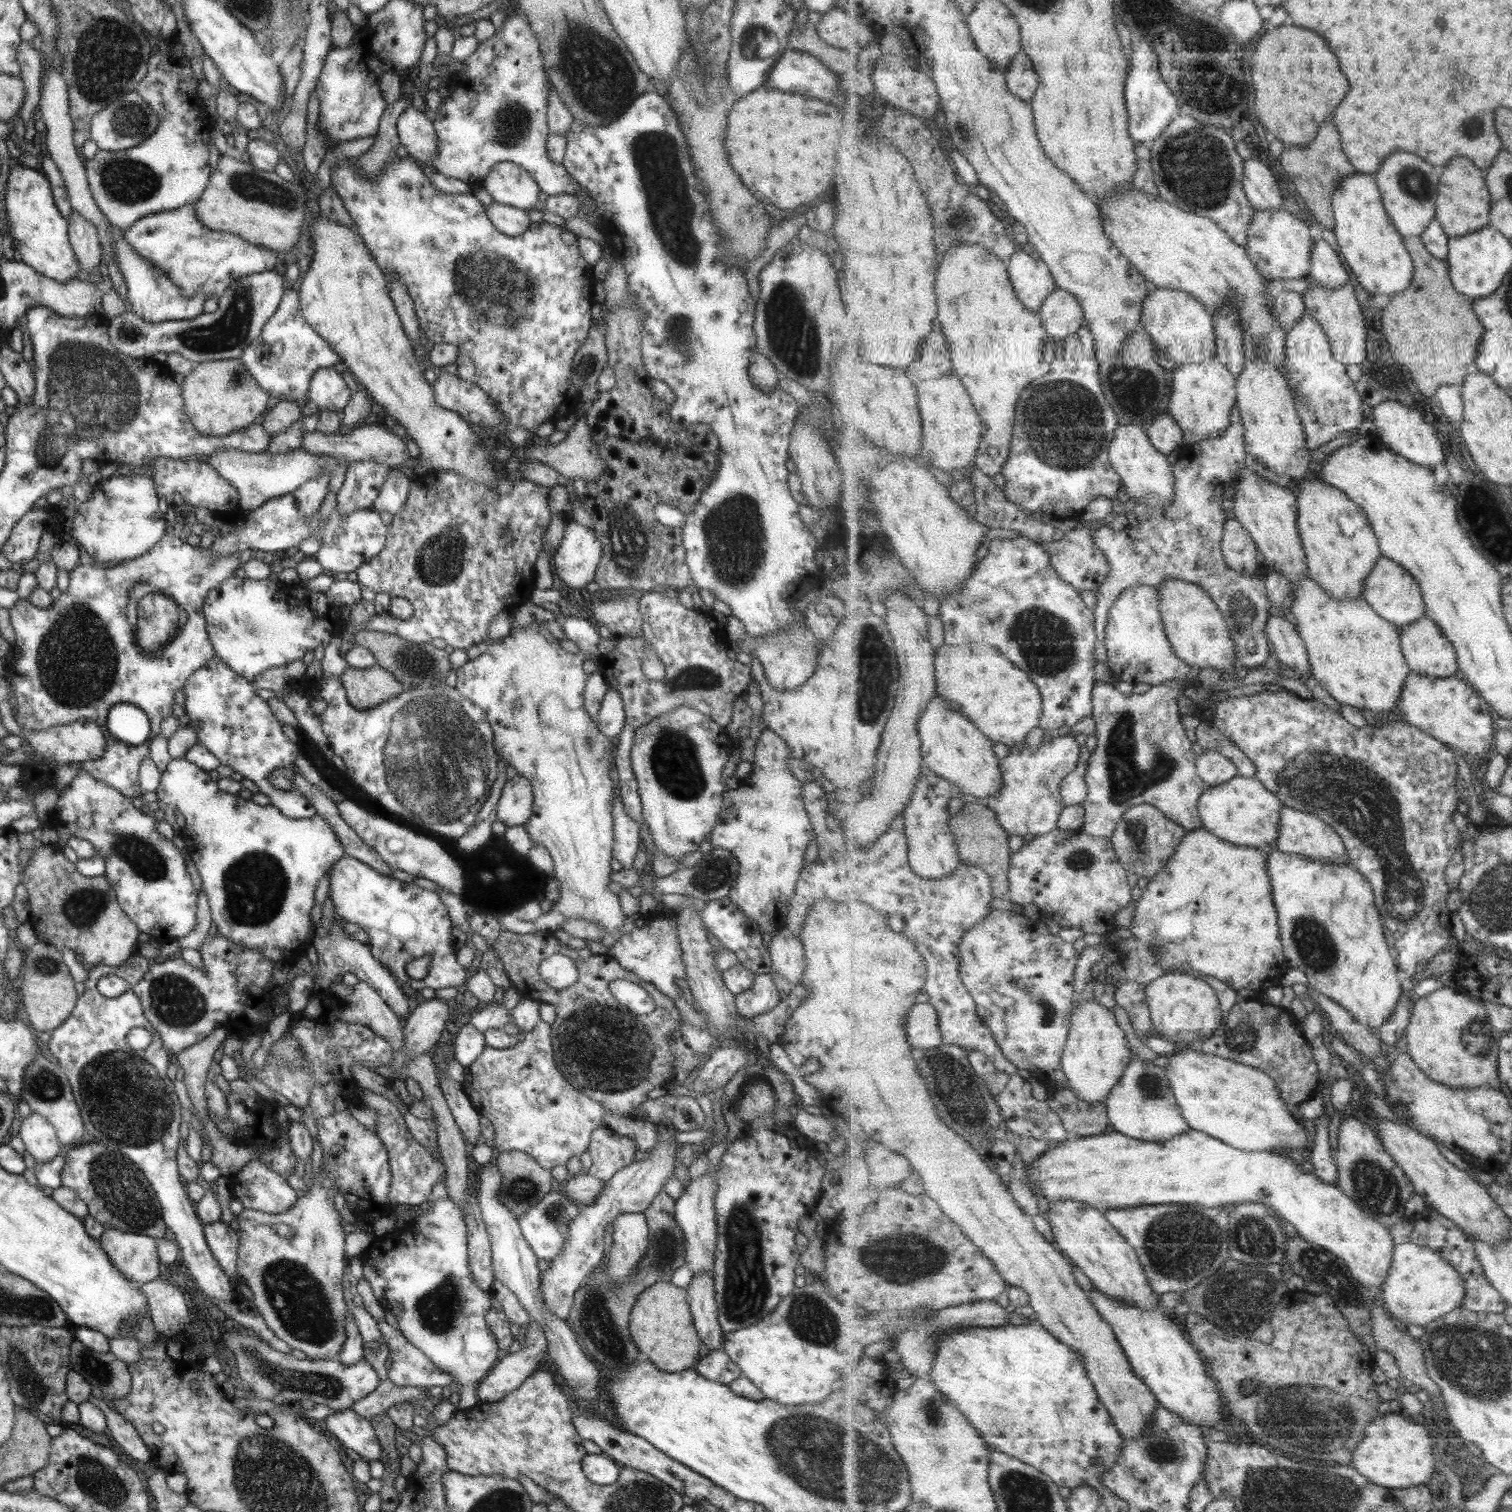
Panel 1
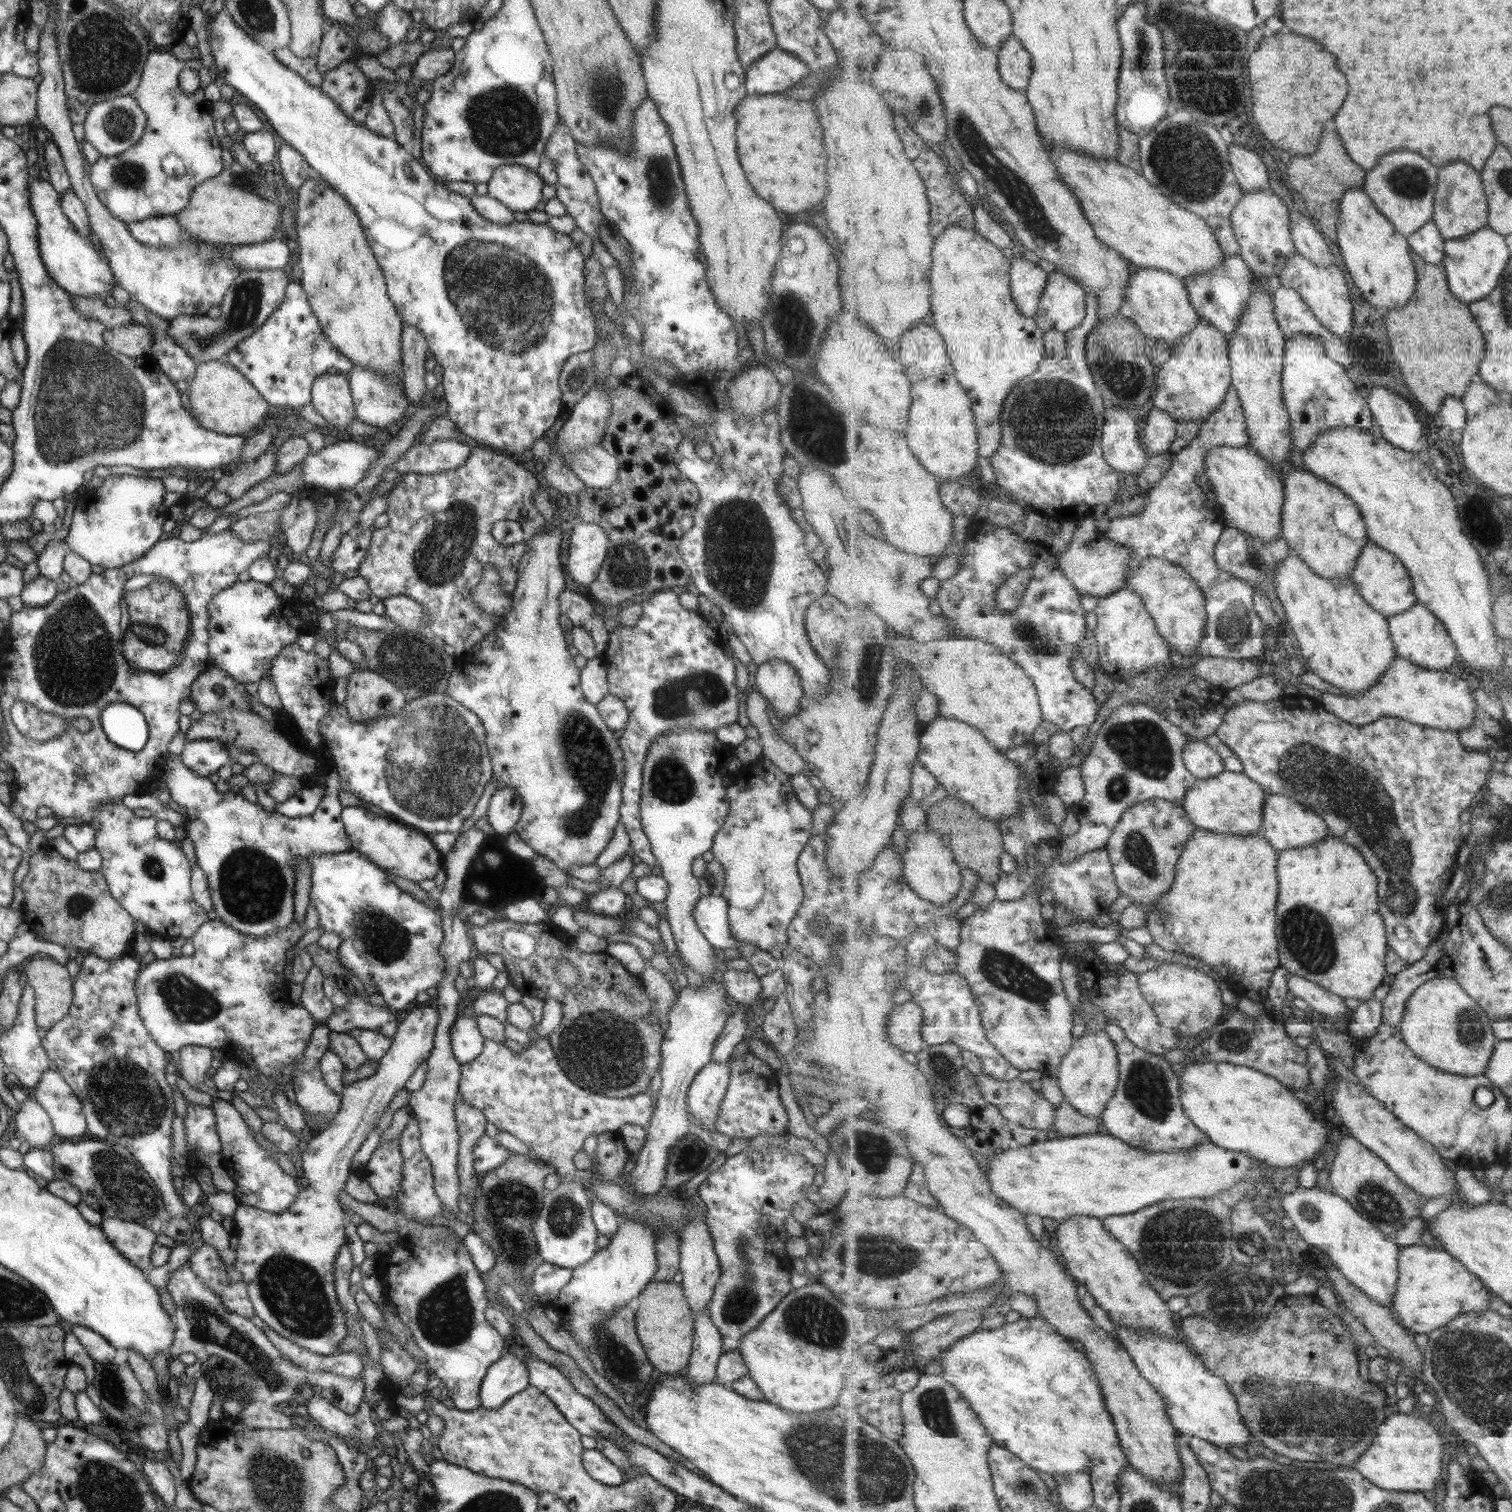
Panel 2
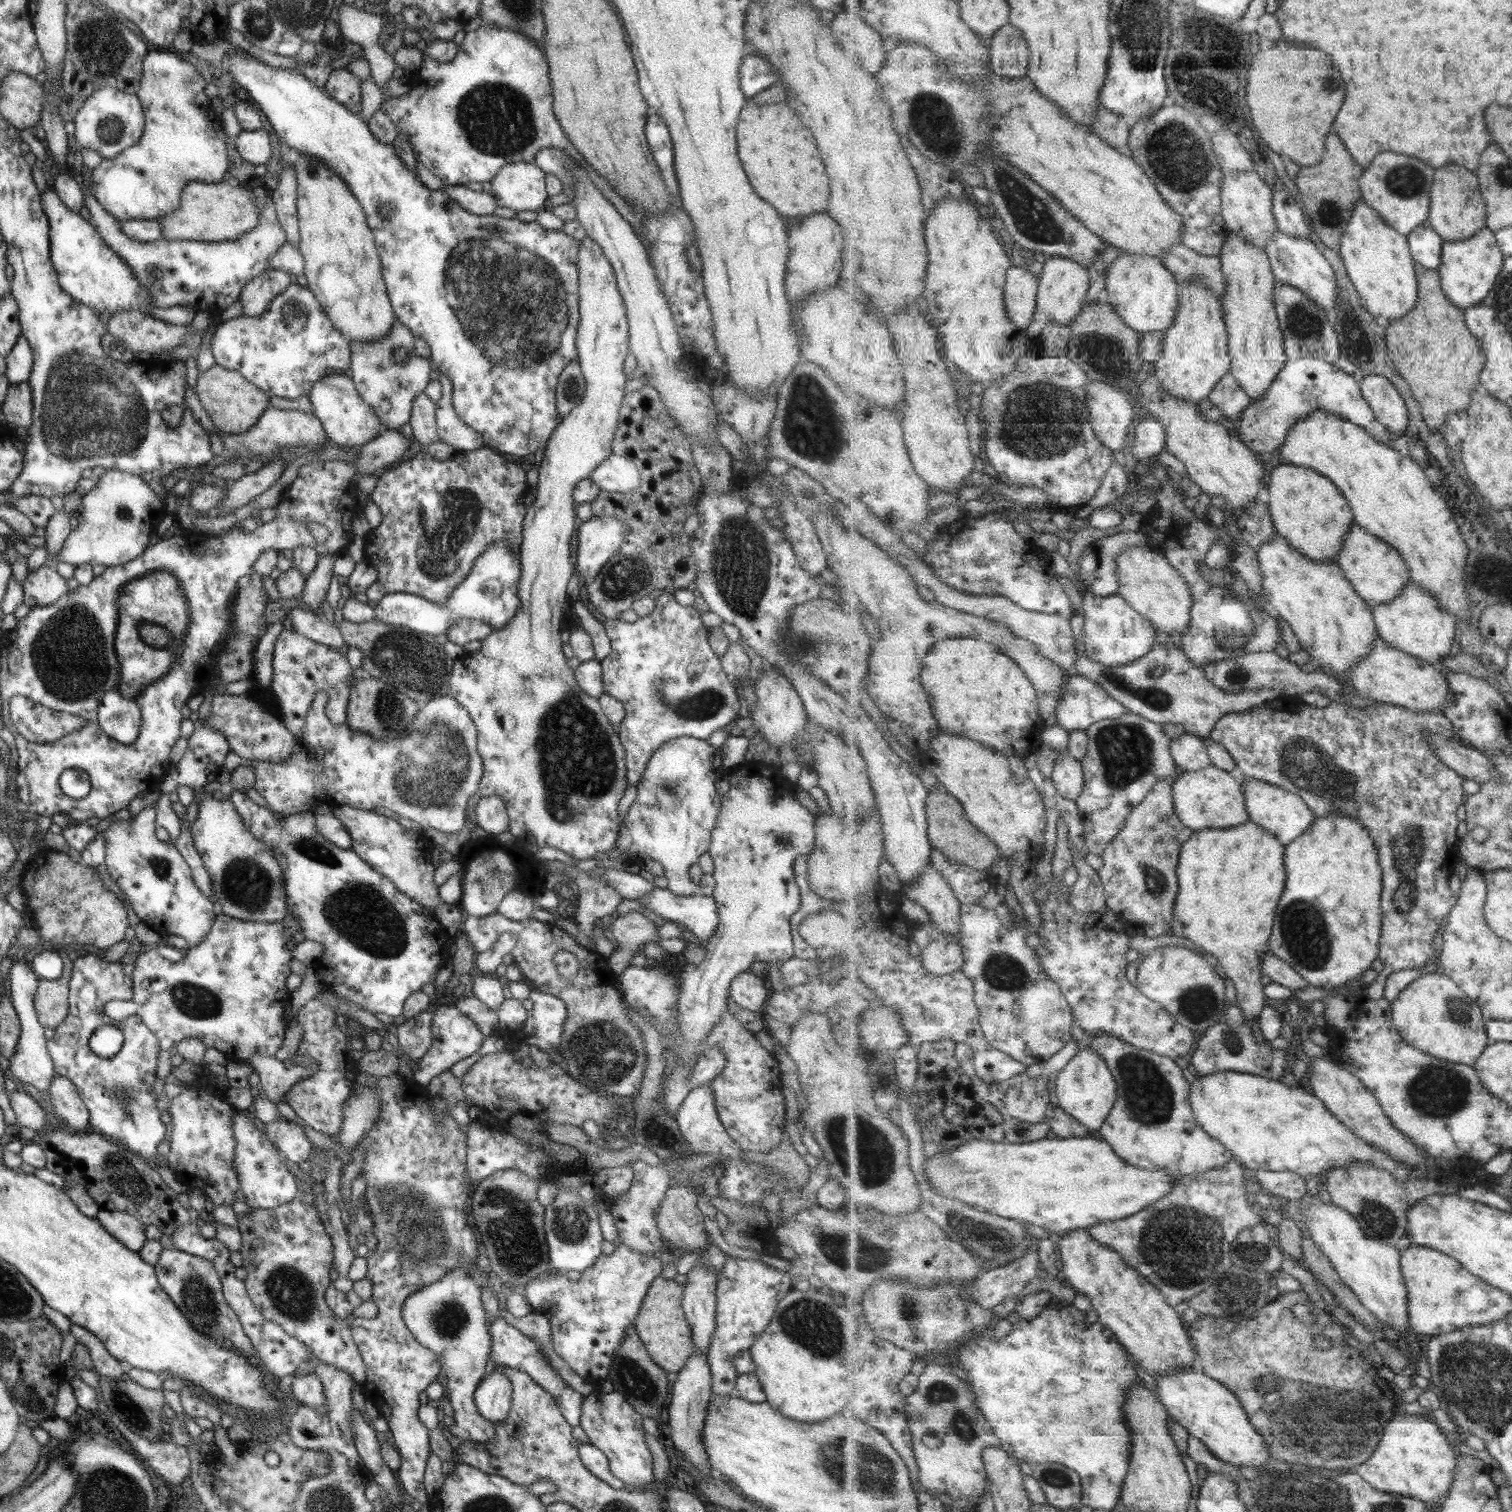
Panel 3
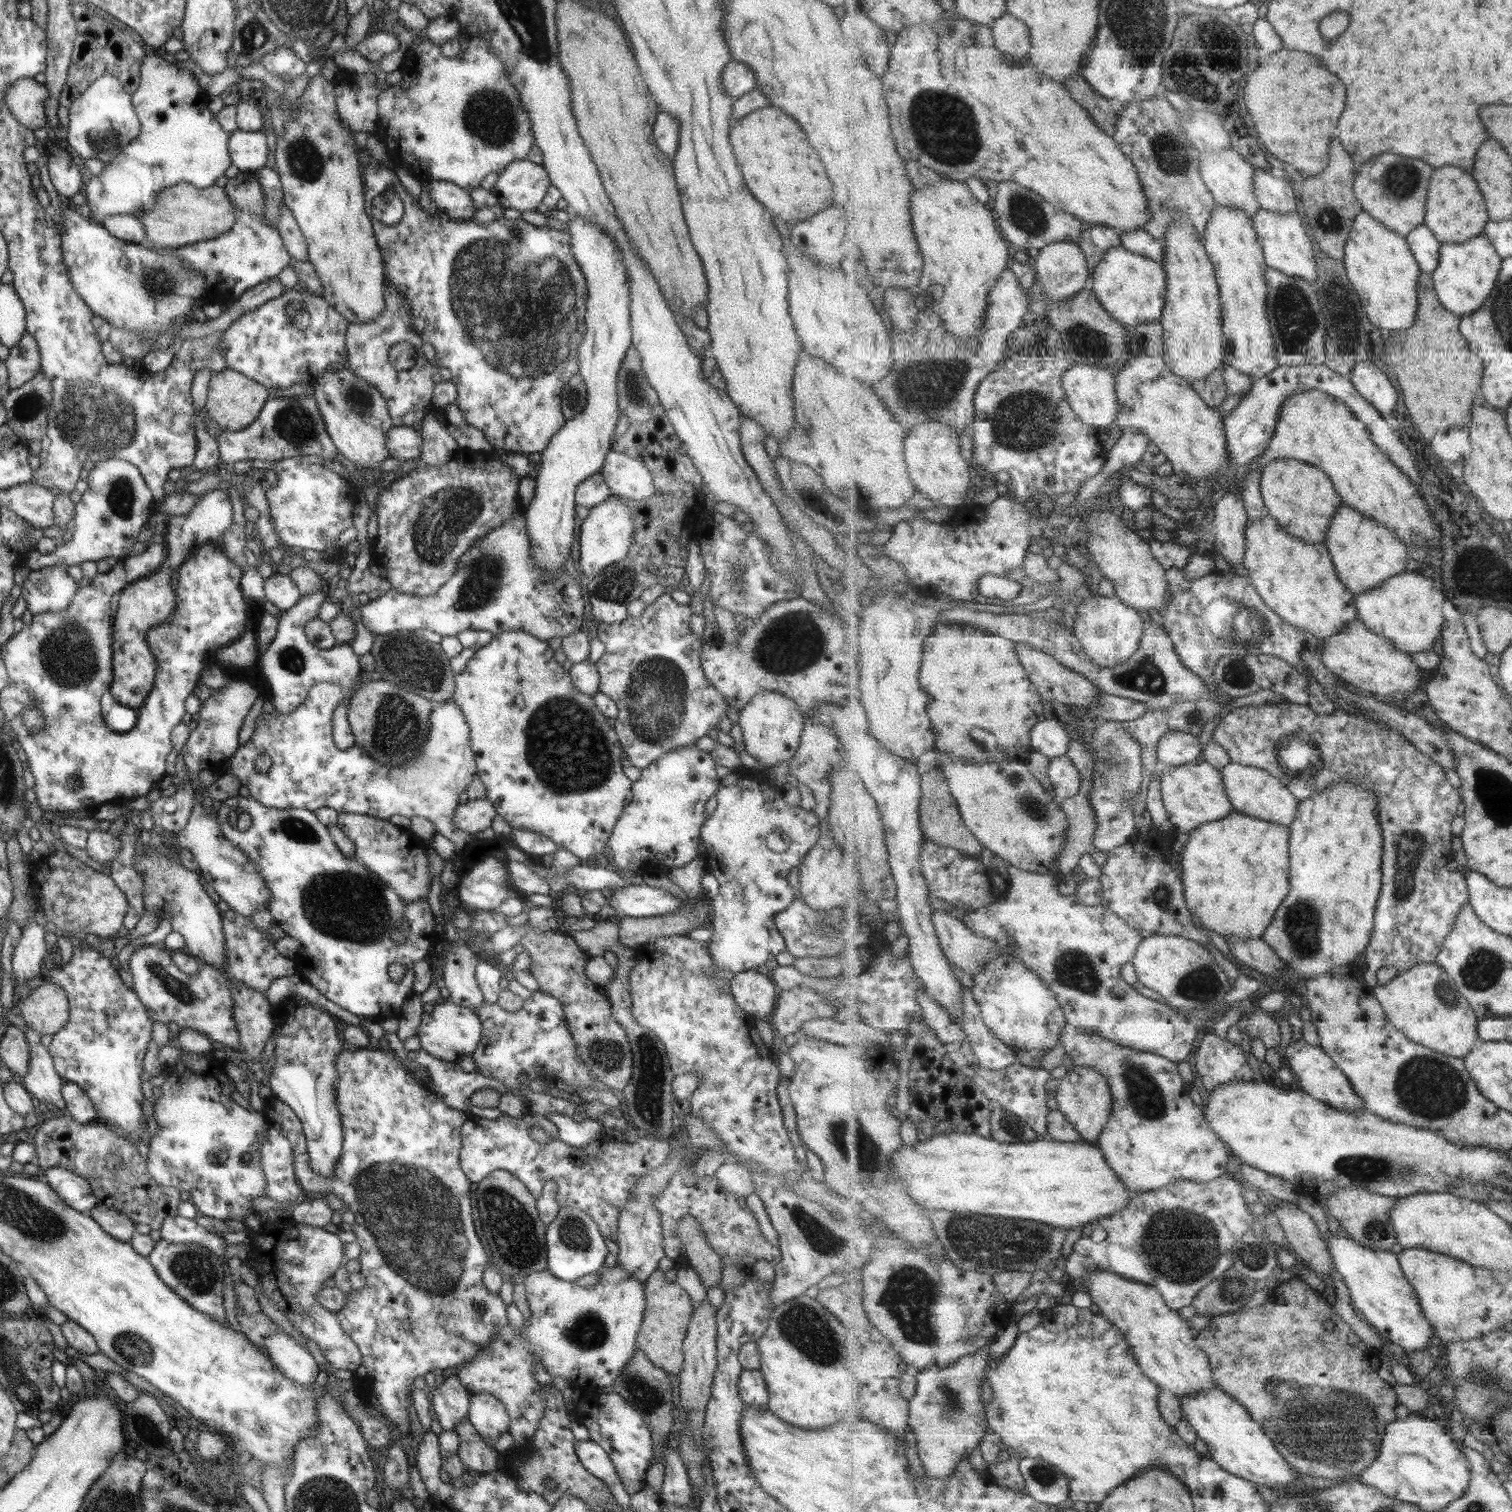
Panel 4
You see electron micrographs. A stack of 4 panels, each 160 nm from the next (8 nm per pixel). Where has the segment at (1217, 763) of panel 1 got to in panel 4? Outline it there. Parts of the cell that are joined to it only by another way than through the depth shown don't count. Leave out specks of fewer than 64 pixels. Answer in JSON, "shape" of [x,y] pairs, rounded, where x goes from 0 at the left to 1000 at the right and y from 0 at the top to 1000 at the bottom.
{"shape":[[[782,483],[771,484],[766,491],[766,501],[768,507],[782,506],[794,501],[794,491],[792,486]]]}

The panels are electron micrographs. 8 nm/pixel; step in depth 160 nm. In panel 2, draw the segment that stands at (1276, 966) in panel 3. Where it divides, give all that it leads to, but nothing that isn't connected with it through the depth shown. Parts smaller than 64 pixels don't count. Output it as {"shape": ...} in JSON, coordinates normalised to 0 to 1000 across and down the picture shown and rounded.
{"shape":[[[854,644],[852,653],[856,659],[859,659],[866,664],[866,668],[869,667],[880,676],[888,676],[892,680],[896,668],[891,667],[888,659],[875,653],[873,651],[860,645]]]}

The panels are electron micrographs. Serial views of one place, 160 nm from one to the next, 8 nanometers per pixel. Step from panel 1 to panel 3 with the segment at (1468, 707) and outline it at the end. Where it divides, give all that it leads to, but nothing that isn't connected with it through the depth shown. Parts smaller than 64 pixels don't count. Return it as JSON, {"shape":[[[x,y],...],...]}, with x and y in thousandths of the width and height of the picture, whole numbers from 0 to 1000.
{"shape":[[[913,421],[909,423],[903,436],[893,443],[892,448],[897,455],[896,458],[914,465],[930,467],[933,470],[942,472],[952,470],[955,472],[955,468],[962,464],[957,448],[953,446],[952,440],[921,428]]]}

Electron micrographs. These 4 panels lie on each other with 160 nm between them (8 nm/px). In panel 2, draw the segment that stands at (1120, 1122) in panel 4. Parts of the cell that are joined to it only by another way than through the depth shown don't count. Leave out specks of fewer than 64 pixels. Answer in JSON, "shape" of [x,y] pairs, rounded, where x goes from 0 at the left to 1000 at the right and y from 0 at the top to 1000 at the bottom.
{"shape":[[[731,675],[731,681],[736,687],[741,700],[741,718],[738,720],[733,733],[729,739],[731,749],[738,751],[748,758],[757,759],[761,762],[787,762],[792,757],[797,757],[800,754],[799,750],[795,748],[787,738],[784,735],[781,728],[780,710],[777,709],[774,703],[769,698],[763,697],[753,692],[751,690],[745,687],[744,682],[737,675]]]}

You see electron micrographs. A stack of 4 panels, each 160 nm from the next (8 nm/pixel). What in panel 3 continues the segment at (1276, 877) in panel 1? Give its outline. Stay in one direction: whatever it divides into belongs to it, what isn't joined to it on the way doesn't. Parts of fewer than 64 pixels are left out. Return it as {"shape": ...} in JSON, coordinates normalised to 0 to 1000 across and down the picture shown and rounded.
{"shape":[[[894,540],[872,540],[866,550],[851,560],[850,575],[851,585],[844,602],[841,630],[851,635],[870,653],[879,654],[898,648],[913,630],[915,576],[905,549]]]}

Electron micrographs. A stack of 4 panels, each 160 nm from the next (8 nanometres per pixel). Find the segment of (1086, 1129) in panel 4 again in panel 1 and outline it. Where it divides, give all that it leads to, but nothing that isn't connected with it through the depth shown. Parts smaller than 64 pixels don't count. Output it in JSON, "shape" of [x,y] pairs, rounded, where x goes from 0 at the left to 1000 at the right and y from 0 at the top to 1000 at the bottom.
{"shape":[[[724,658],[722,661],[714,659],[712,663],[713,665],[709,667],[709,679],[706,684],[706,690],[702,698],[702,707],[706,713],[706,720],[710,721],[714,726],[725,730],[730,729],[736,720],[742,714],[749,696],[747,689],[744,687],[744,683],[740,680],[737,671],[734,667],[729,665]]]}

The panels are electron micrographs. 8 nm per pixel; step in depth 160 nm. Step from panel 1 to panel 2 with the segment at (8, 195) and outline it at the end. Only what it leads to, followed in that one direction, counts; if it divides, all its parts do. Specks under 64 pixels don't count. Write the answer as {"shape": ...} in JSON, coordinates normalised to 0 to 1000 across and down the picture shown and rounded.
{"shape":[[[22,114],[19,120],[19,134],[21,141],[24,145],[24,159],[26,170],[32,184],[48,196],[65,196],[69,197],[76,189],[75,183],[71,171],[63,165],[58,157],[51,155],[50,150],[42,142],[40,130],[32,122]]]}

